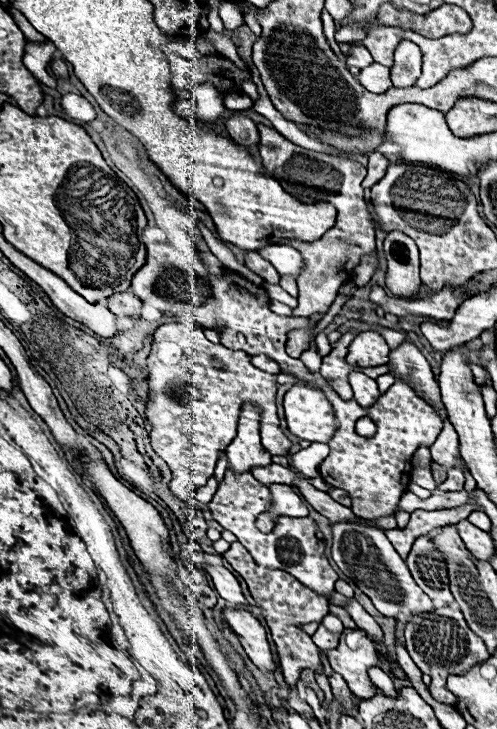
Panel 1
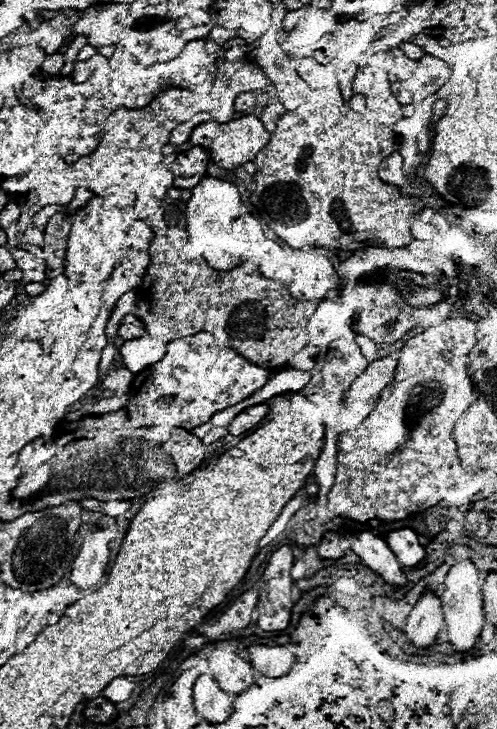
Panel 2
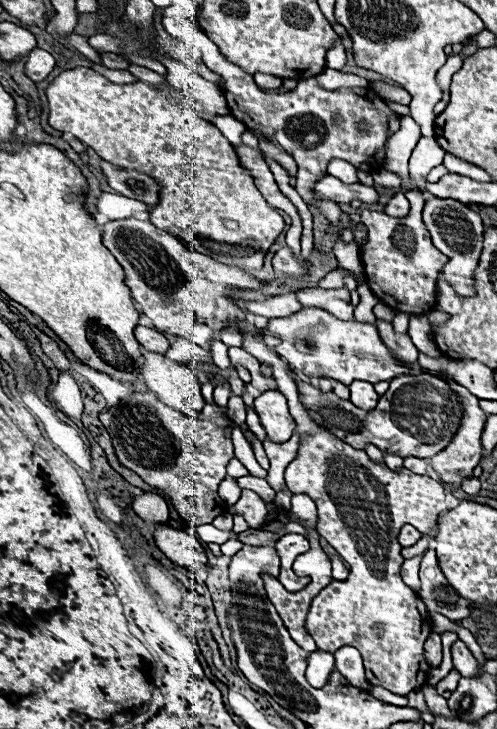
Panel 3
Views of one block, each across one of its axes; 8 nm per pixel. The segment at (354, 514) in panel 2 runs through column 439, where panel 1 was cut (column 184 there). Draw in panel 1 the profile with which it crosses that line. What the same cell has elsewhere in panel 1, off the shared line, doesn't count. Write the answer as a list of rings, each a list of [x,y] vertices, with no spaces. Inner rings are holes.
[[[192,322],[192,324],[162,324],[154,332],[152,340],[152,350],[146,360],[146,370],[148,370],[148,404],[144,408],[144,416],[150,422],[150,444],[154,452],[168,464],[172,470],[172,482],[170,490],[178,500],[188,502],[190,506],[202,510],[204,506],[194,498],[194,490],[204,486],[212,476],[214,476],[214,466],[220,458],[220,454],[228,448],[232,438],[236,436],[238,428],[238,418],[244,402],[260,406],[260,438],[262,446],[272,454],[272,456],[286,456],[290,450],[290,440],[284,436],[278,424],[276,416],[276,376],[268,376],[266,372],[260,372],[258,368],[252,368],[250,356],[240,350],[228,350],[220,344],[212,344],[204,338],[202,328]],[[216,358],[222,368],[212,366]]]

